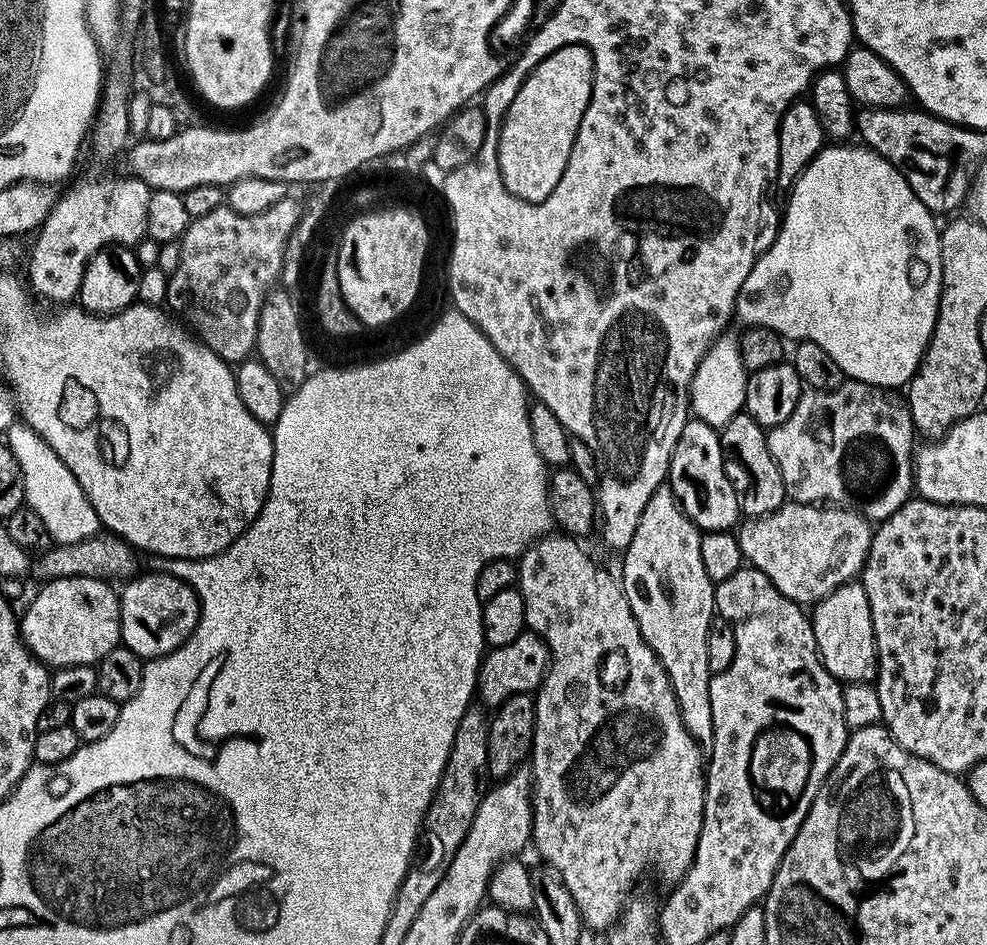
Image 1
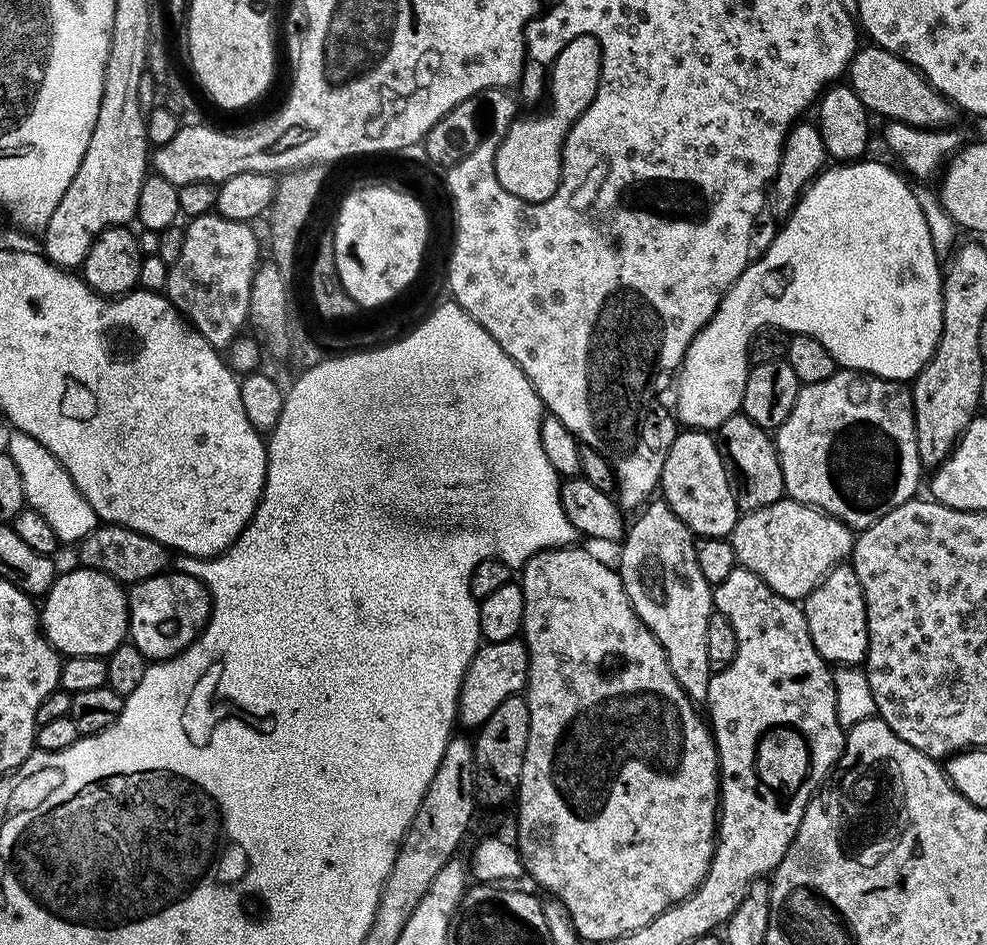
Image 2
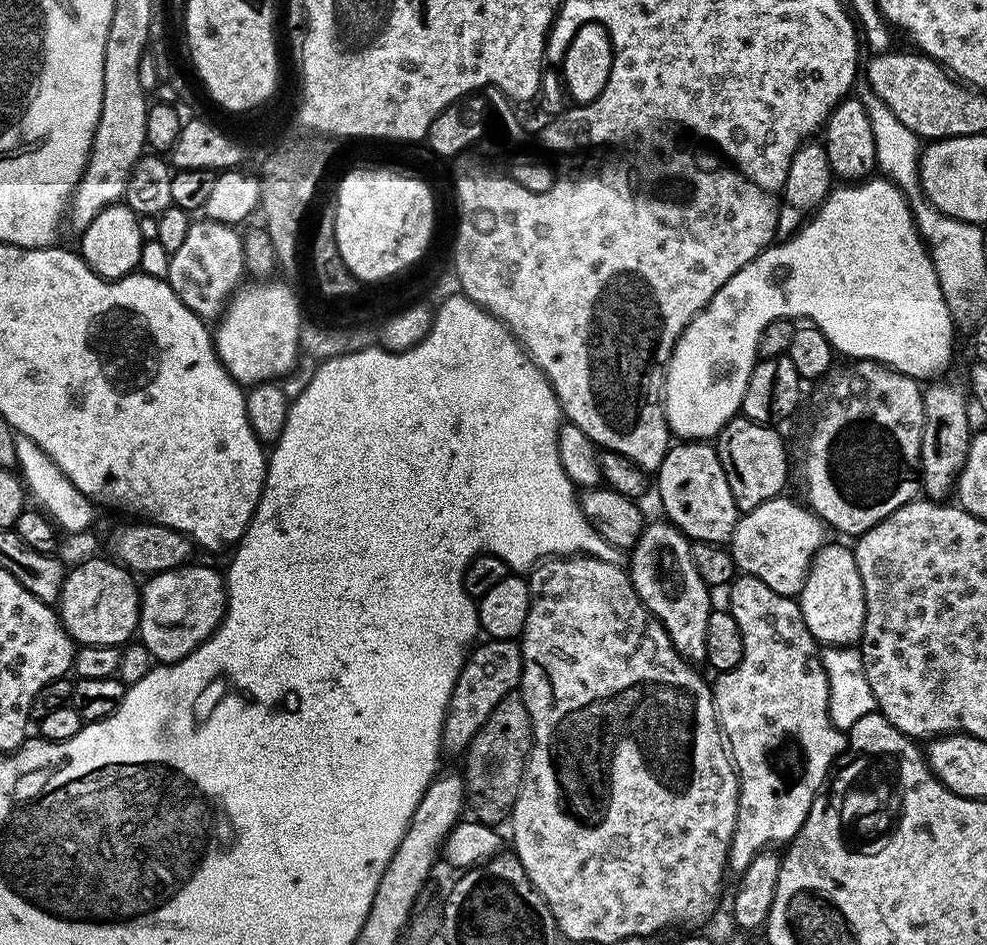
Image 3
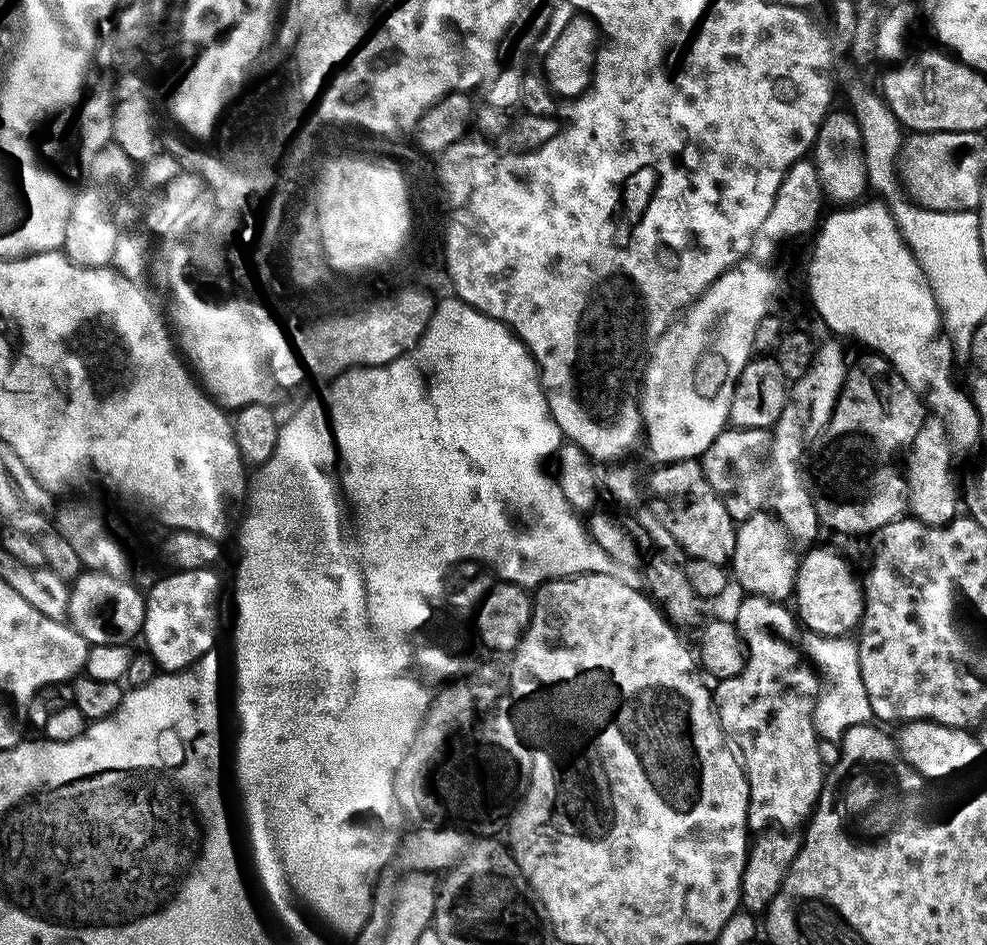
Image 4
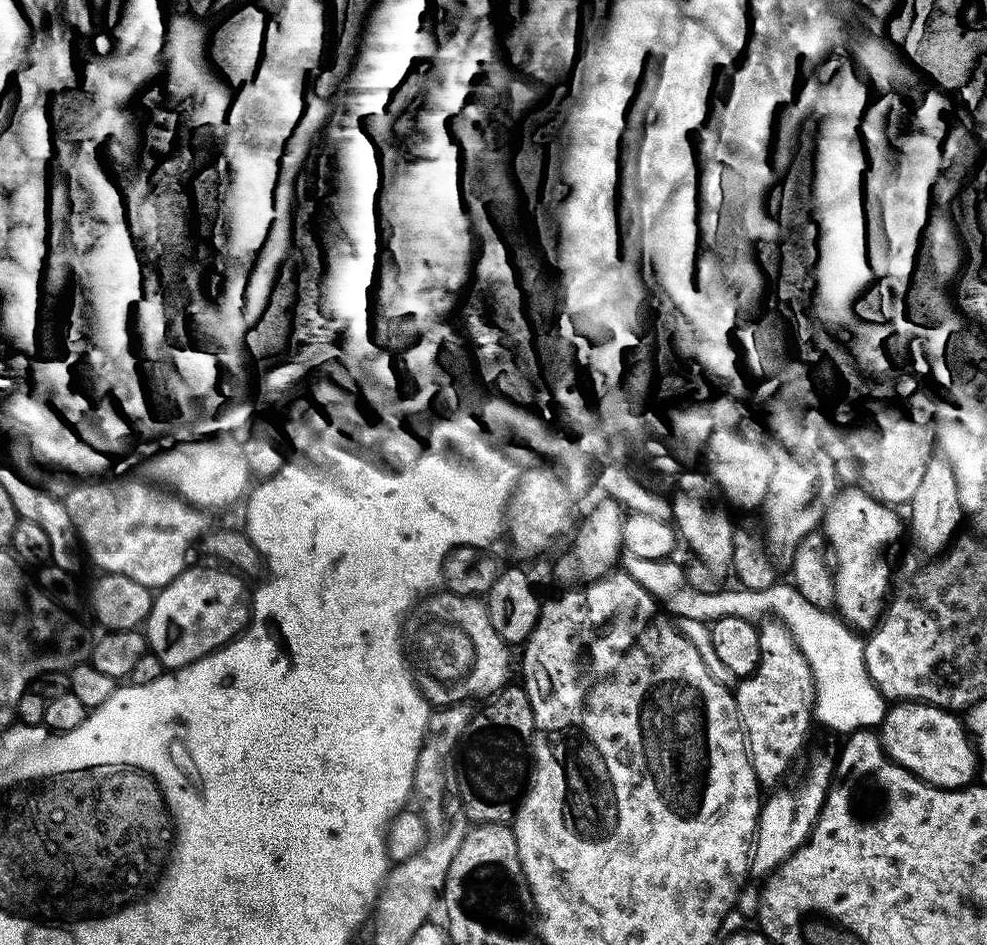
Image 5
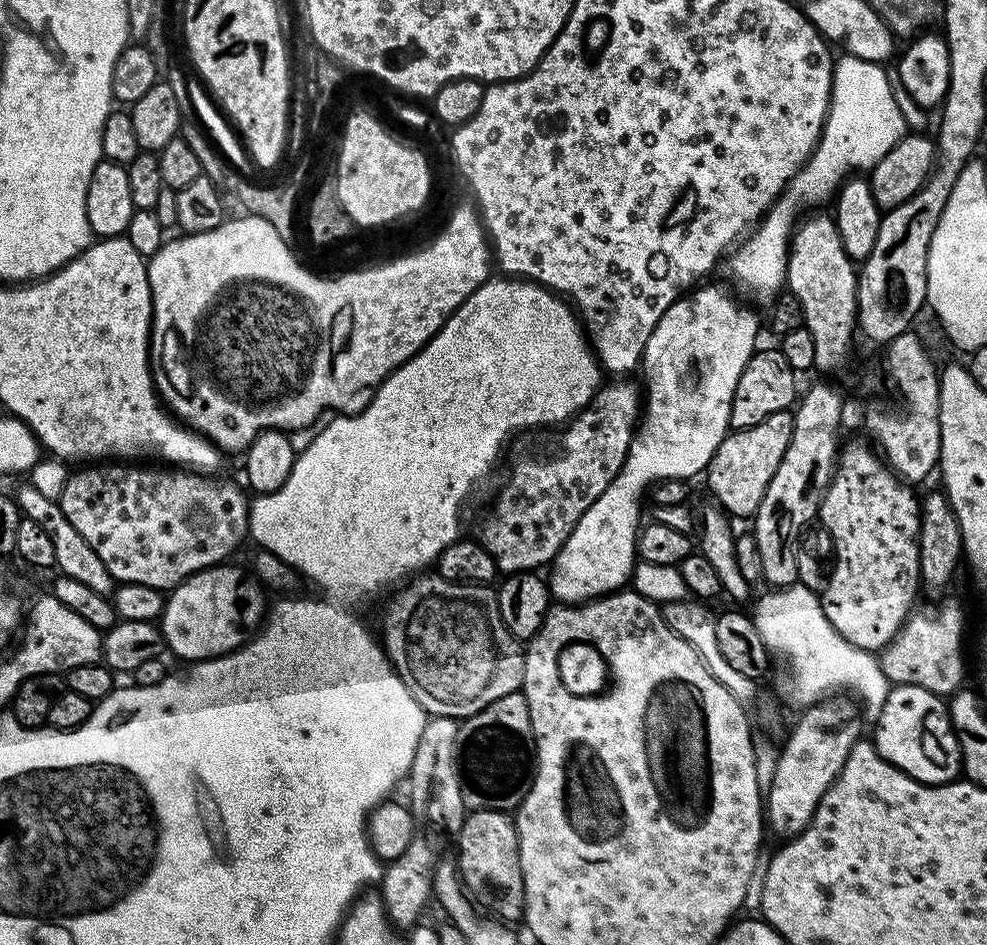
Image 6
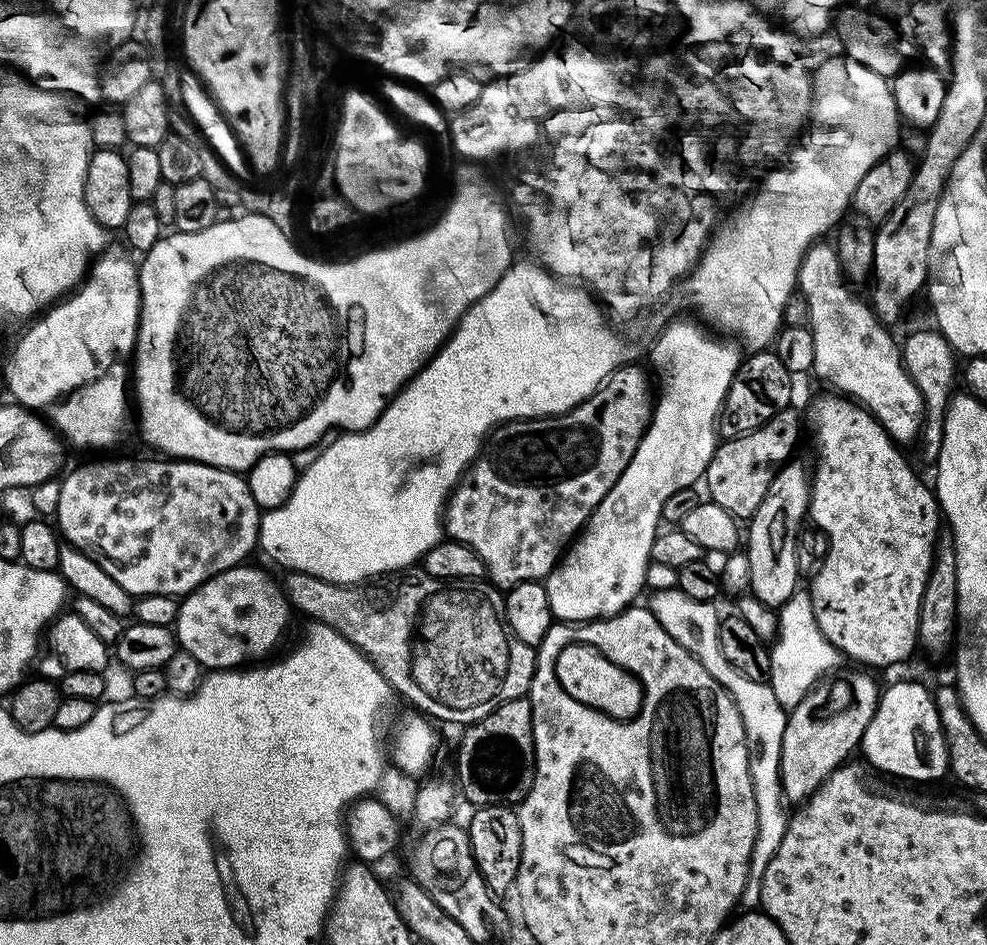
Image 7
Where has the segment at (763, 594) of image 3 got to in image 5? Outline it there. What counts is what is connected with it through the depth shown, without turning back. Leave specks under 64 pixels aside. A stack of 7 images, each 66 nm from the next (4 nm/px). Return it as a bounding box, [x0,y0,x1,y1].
[734,622,814,786]

